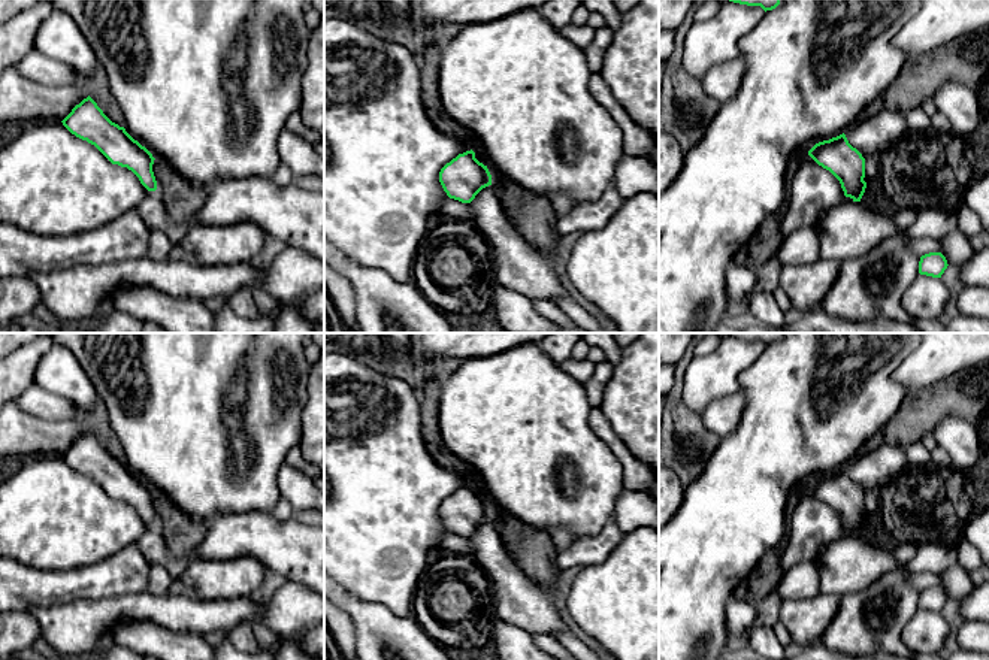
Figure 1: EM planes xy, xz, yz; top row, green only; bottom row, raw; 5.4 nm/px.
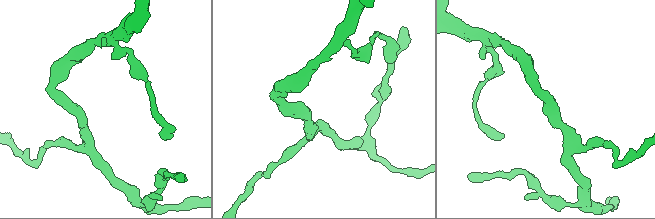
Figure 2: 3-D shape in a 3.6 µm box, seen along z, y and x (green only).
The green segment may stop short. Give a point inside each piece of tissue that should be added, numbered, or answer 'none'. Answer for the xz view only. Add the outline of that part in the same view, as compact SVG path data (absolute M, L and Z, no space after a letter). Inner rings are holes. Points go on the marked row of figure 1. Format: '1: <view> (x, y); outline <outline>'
none

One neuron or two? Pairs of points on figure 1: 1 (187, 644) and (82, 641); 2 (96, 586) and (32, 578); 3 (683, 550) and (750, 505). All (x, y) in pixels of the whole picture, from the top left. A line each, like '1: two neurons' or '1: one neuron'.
1: two neurons
2: one neuron
3: one neuron

